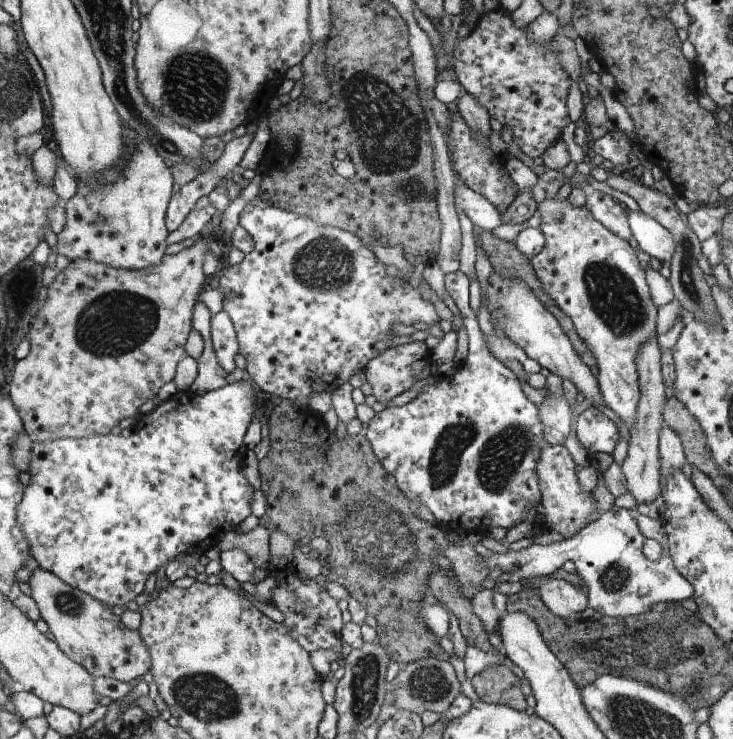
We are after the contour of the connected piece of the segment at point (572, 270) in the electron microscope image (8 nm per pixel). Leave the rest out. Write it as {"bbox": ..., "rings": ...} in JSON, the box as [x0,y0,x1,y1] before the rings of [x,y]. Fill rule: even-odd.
{"bbox":[531,191,656,427],"rings":[[[550,191],[536,208],[540,213],[539,230],[546,238],[546,244],[540,254],[531,257],[534,272],[543,291],[572,319],[576,333],[594,354],[599,369],[598,386],[602,404],[631,427],[636,420],[641,399],[637,373],[638,350],[648,338],[656,334],[656,306],[653,298],[650,298],[648,278],[644,278],[644,270],[638,262],[640,256],[634,254],[632,246],[626,240],[612,234],[608,227],[594,219],[586,205],[576,208],[566,198],[560,199]]]}

